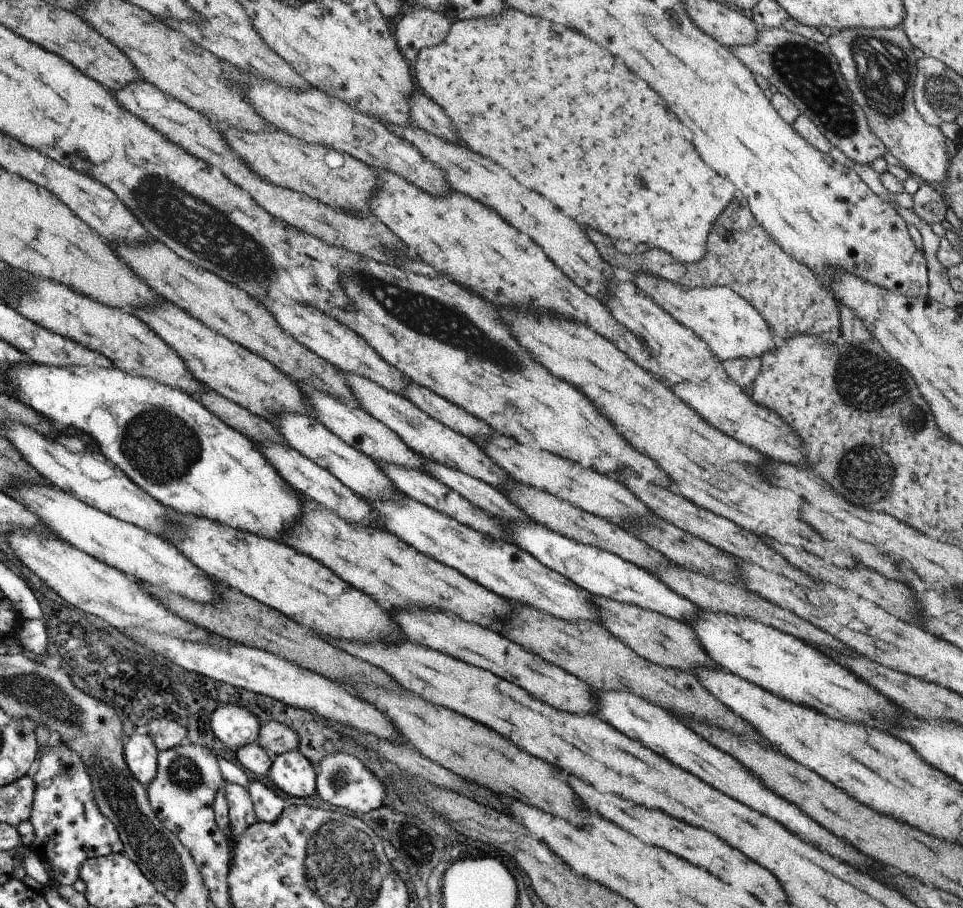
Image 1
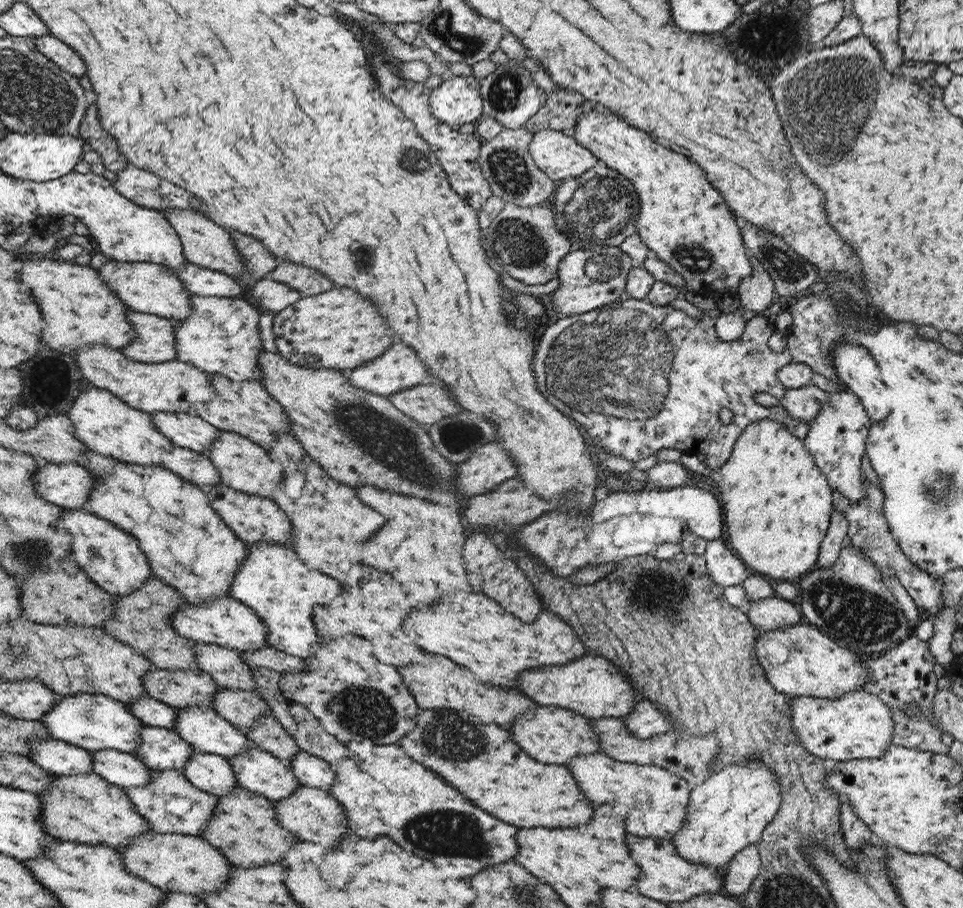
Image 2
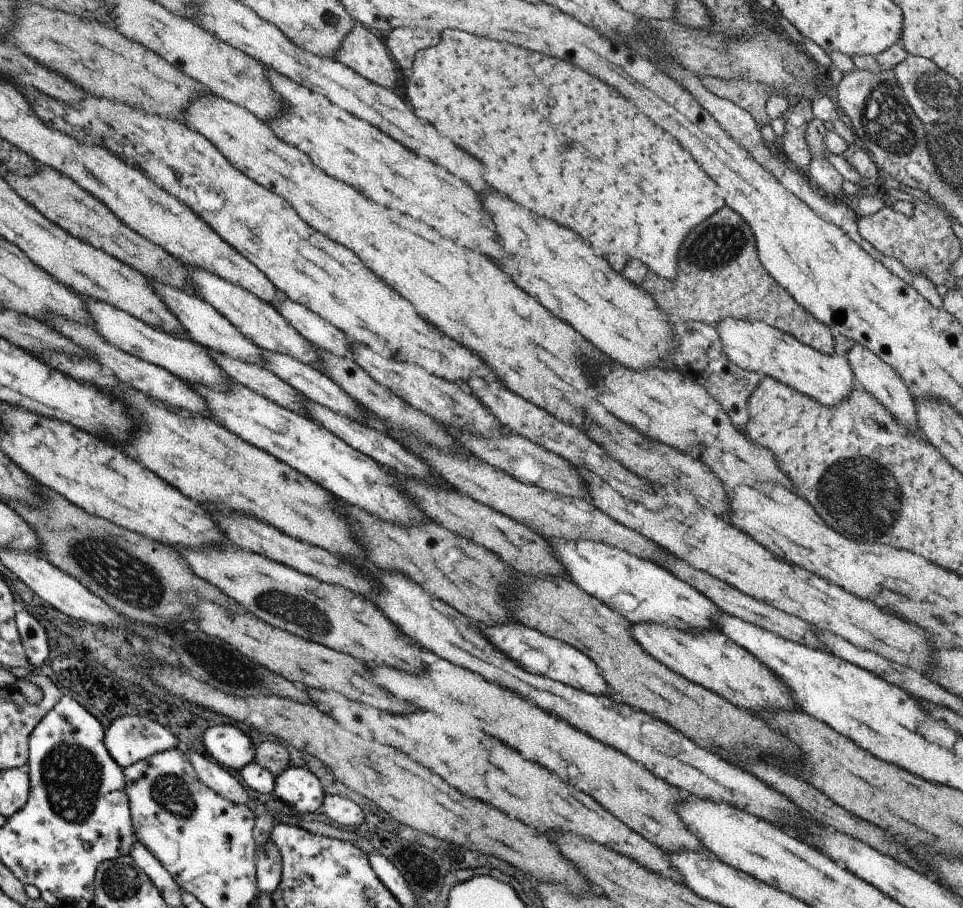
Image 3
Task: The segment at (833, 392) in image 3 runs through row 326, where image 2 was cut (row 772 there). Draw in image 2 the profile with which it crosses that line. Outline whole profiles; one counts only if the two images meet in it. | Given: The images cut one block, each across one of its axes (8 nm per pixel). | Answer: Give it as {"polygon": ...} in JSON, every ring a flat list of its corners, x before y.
{"polygon":[[746,762,720,768,702,784,691,787,687,823,672,838,676,852,695,865,702,863,724,871,732,857,748,845,758,844,764,829,781,805,781,786,771,768,762,762]]}

